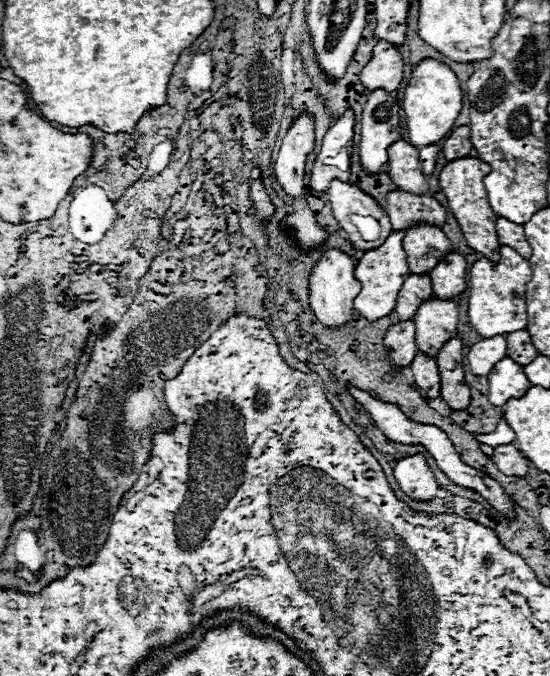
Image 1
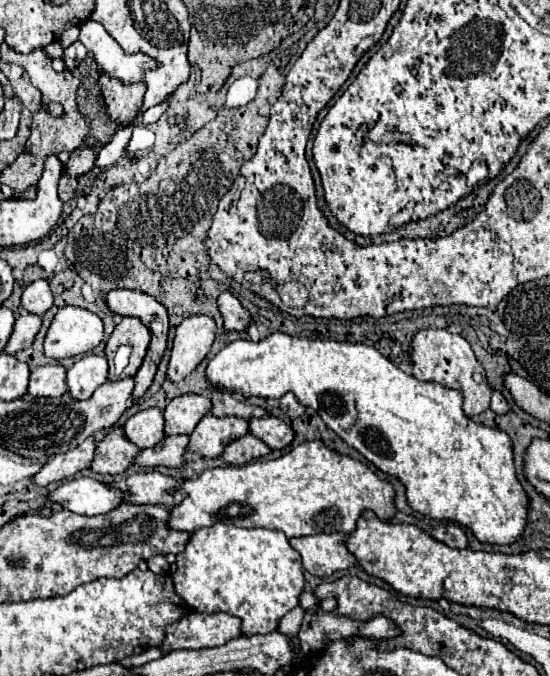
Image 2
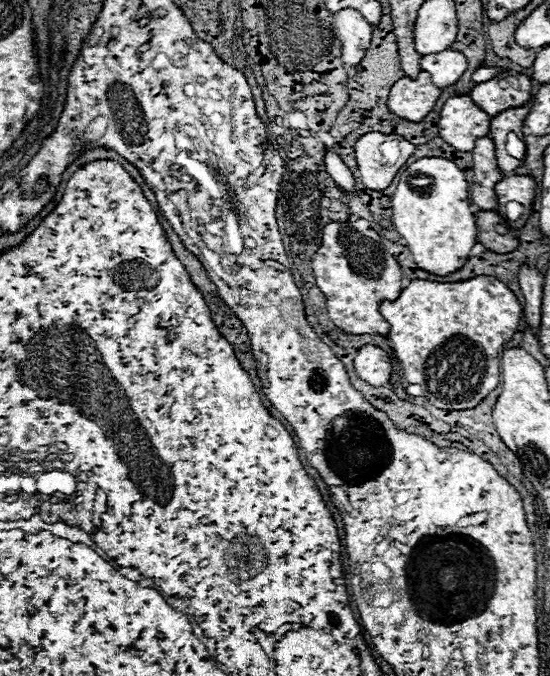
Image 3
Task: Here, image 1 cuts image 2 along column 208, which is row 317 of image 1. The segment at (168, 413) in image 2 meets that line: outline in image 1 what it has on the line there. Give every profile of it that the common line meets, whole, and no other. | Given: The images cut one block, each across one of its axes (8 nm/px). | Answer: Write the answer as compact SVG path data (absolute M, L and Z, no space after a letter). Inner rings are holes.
M408 274L404 280L400 292L398 292L398 304L396 304L396 314L400 320L410 320L418 306L432 296L432 286L430 286L430 276L428 274Z

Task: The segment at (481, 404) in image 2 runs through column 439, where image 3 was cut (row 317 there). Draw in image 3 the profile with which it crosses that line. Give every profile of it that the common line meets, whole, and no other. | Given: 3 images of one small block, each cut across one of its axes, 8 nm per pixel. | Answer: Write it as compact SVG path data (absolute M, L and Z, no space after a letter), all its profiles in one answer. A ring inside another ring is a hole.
M364 218L346 220L346 222L328 222L322 230L322 244L312 256L312 274L316 286L326 296L326 310L330 320L348 334L382 334L386 336L390 326L380 316L378 306L382 300L396 300L402 292L402 270L392 254L388 254L382 246L382 238L372 230L370 222Z

